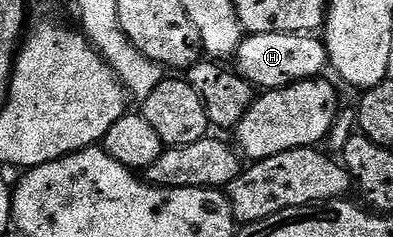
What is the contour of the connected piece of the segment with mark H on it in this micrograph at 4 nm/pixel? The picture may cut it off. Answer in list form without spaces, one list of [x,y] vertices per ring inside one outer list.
[[[313,33],[246,34],[235,56],[235,70],[252,87],[266,92],[301,83],[304,79],[316,79],[324,72],[321,70],[326,70],[328,61],[324,42]]]

